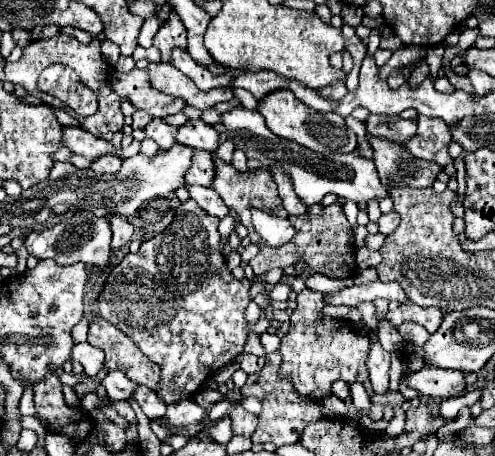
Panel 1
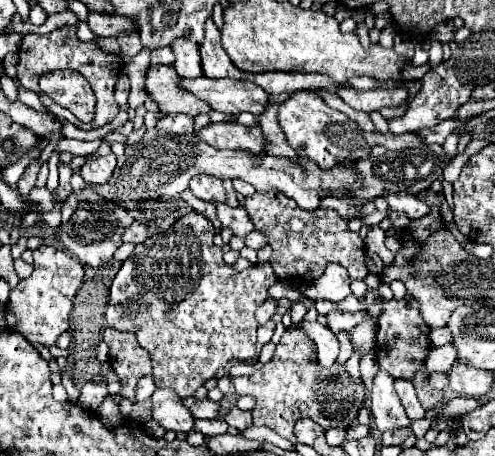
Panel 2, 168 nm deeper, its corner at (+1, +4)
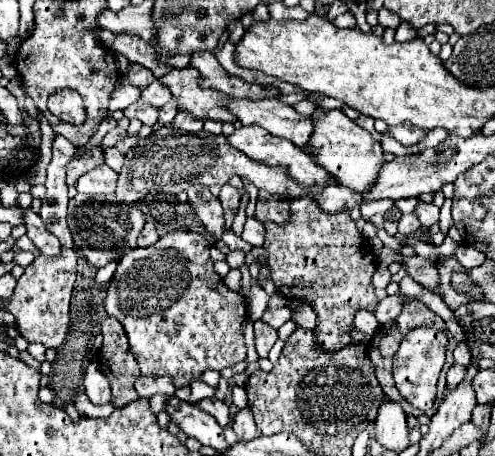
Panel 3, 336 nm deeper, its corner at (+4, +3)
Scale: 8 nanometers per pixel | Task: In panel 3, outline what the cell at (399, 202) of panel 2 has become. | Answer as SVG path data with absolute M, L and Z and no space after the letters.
M418 199L418 205L414 209L416 217L420 223L424 223L424 227L432 227L434 223L438 223L438 213L440 209L434 205L434 203L424 203Z

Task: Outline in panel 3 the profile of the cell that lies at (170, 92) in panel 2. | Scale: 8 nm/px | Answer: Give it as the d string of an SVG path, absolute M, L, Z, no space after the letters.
M192 67L184 69L170 69L158 81L170 89L172 97L178 101L178 111L186 111L198 119L214 119L214 121L230 121L234 123L236 117L226 111L224 93L202 89L196 83L198 75Z

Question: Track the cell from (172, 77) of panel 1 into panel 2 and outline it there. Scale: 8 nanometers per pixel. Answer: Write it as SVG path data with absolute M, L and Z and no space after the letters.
M181 78L179 84L193 92L197 98L209 102L213 110L227 112L227 114L241 114L251 112L255 116L263 114L267 108L267 94L253 82L233 80L233 78Z

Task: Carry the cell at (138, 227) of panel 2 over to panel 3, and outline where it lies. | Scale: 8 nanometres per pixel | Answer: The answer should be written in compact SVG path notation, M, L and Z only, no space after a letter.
M146 223L140 237L138 237L138 247L150 247L150 243L154 243L158 239L156 227L152 223Z

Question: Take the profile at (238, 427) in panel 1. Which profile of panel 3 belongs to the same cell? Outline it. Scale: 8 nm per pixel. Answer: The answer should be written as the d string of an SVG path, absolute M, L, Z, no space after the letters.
M246 407L246 409L240 409L236 415L234 415L234 421L232 421L232 429L234 433L238 435L238 439L256 439L260 437L260 431L256 431L256 425L254 425L254 419L252 419L252 411Z

